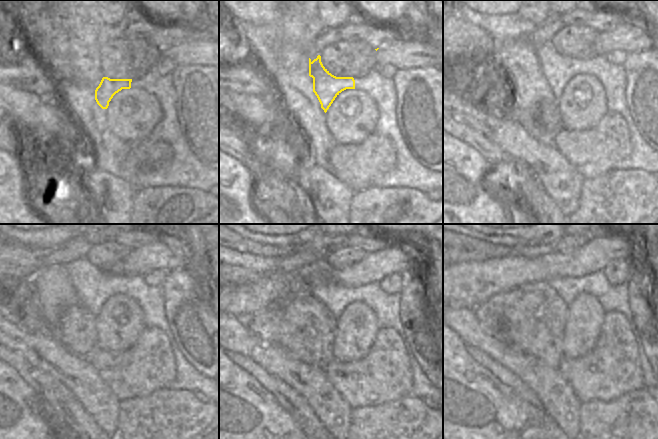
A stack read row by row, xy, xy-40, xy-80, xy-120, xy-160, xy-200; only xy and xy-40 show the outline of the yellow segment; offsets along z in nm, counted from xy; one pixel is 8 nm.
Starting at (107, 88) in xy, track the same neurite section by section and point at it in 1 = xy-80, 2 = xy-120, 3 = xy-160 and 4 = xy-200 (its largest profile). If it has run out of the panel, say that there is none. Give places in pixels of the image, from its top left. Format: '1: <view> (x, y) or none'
1: xy-80 (554, 71)
2: xy-120 (54, 288)
3: xy-160 (240, 291)
4: xy-200 (463, 285)

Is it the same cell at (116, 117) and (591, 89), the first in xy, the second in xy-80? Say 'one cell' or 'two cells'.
one cell

